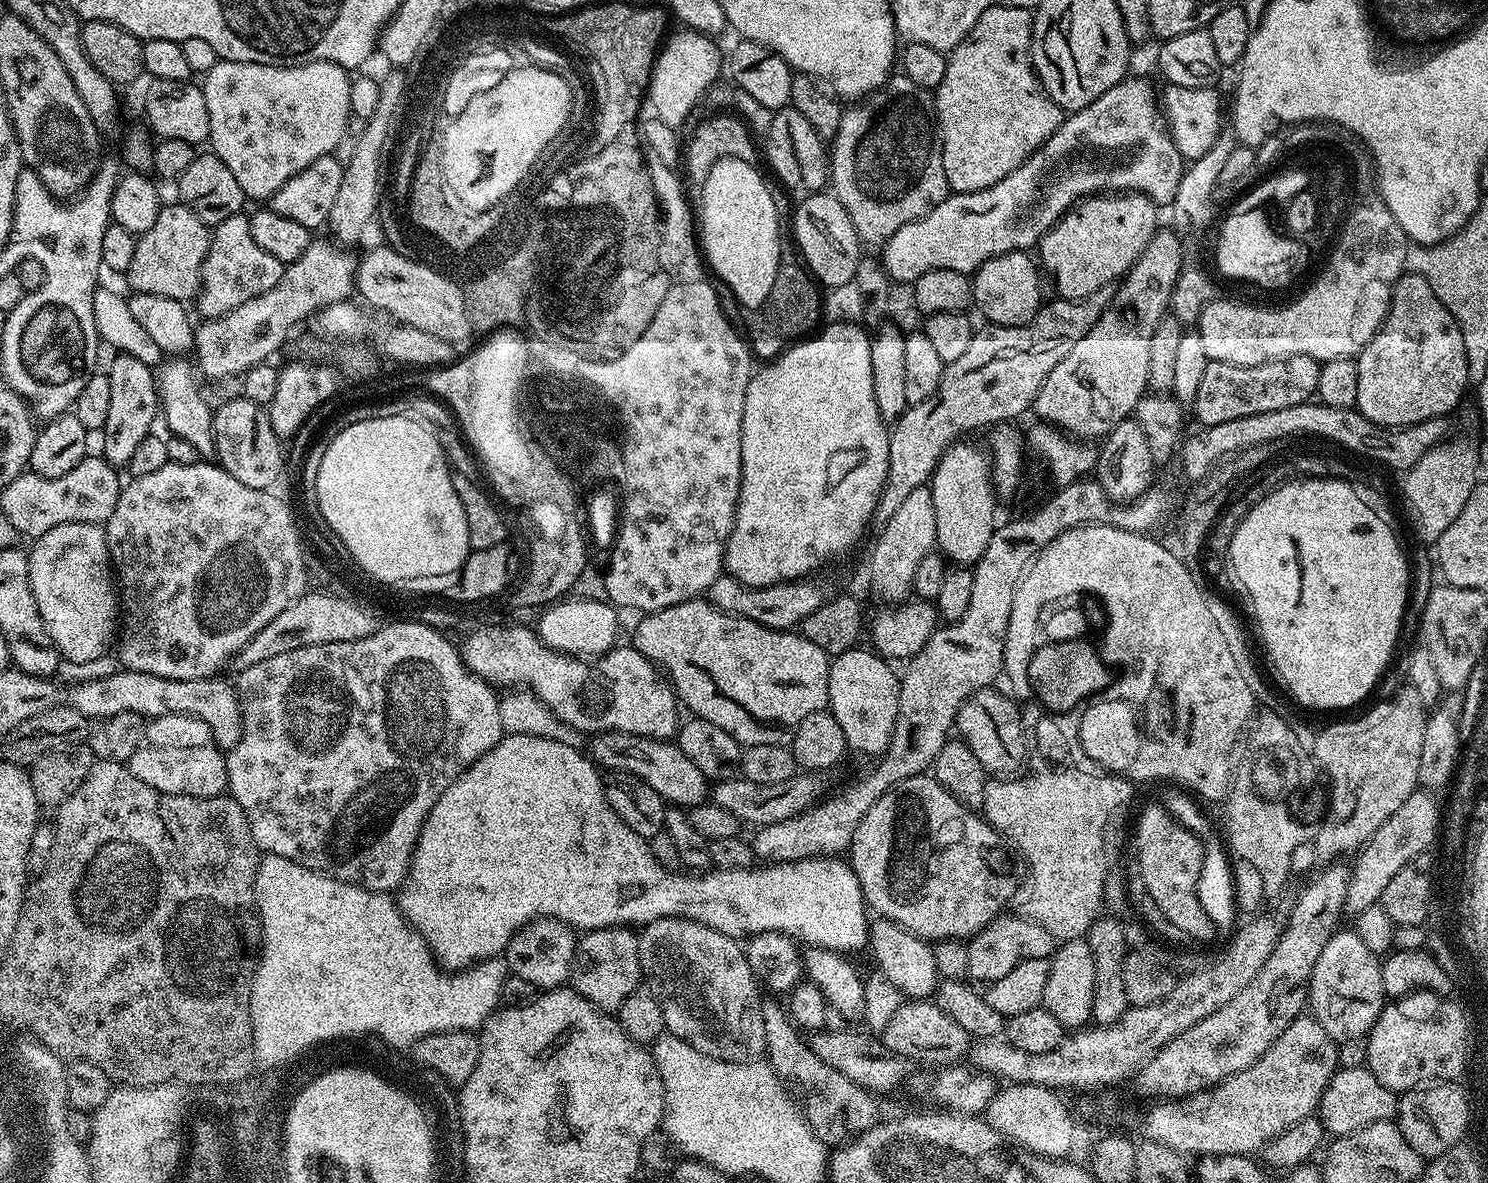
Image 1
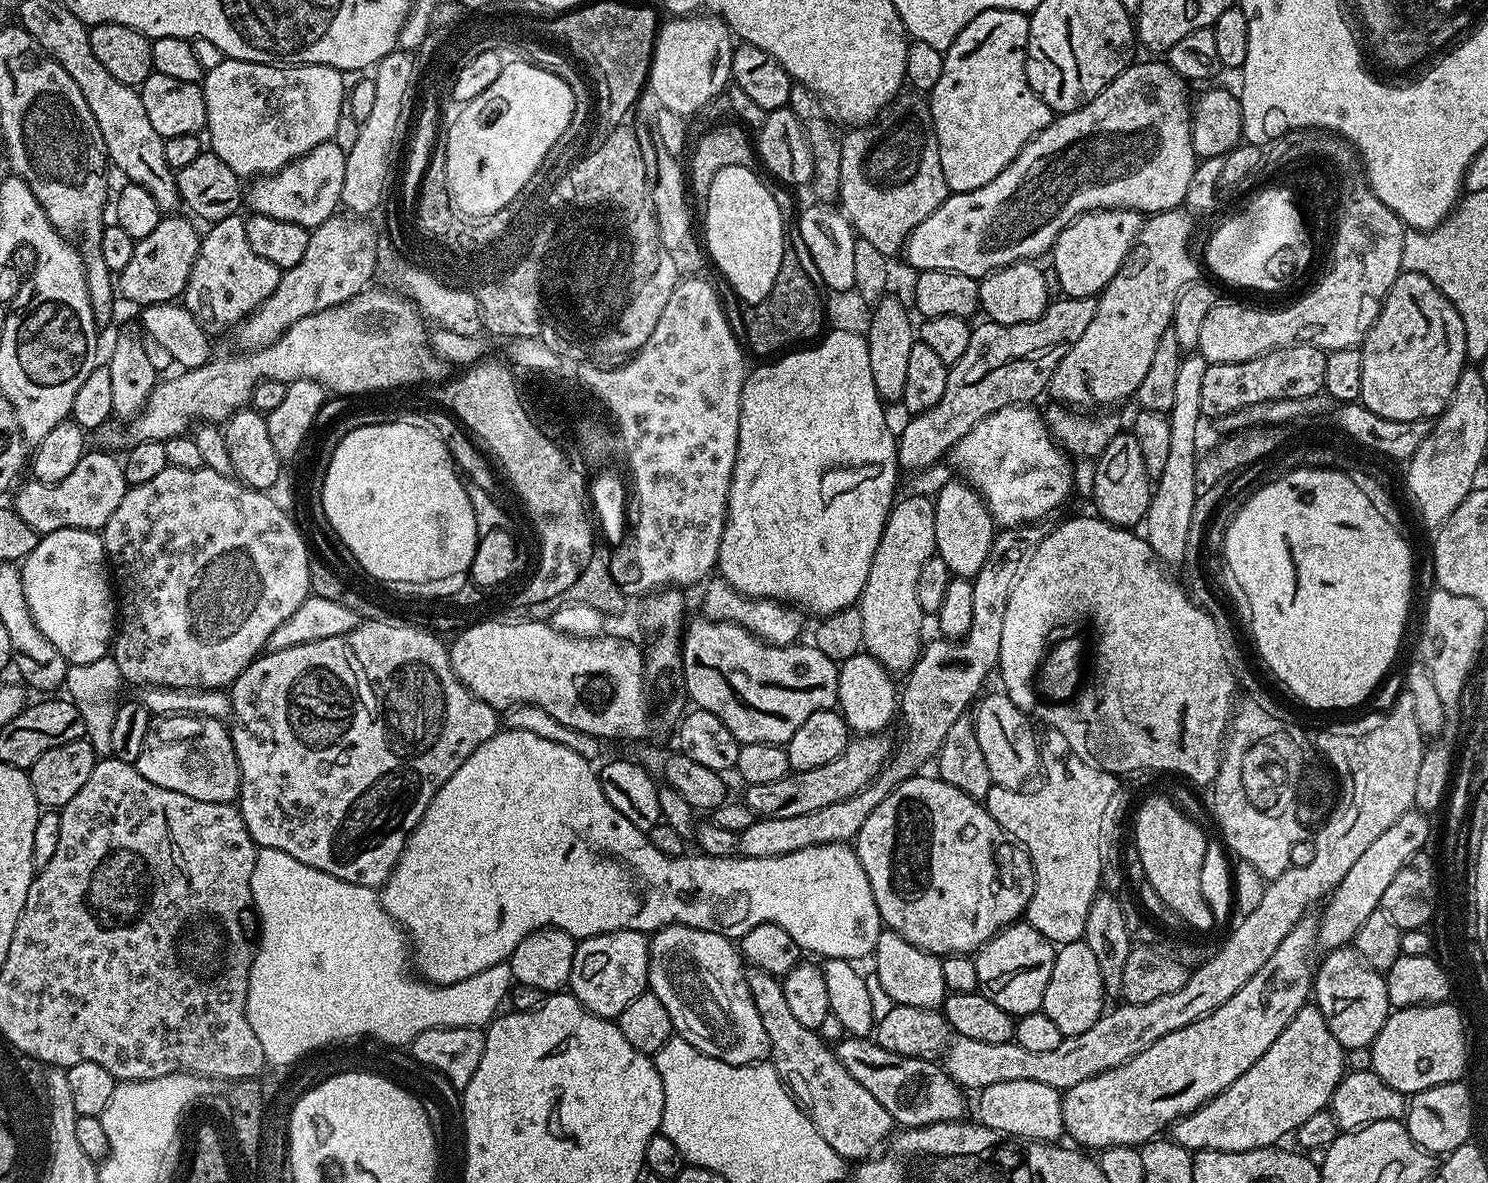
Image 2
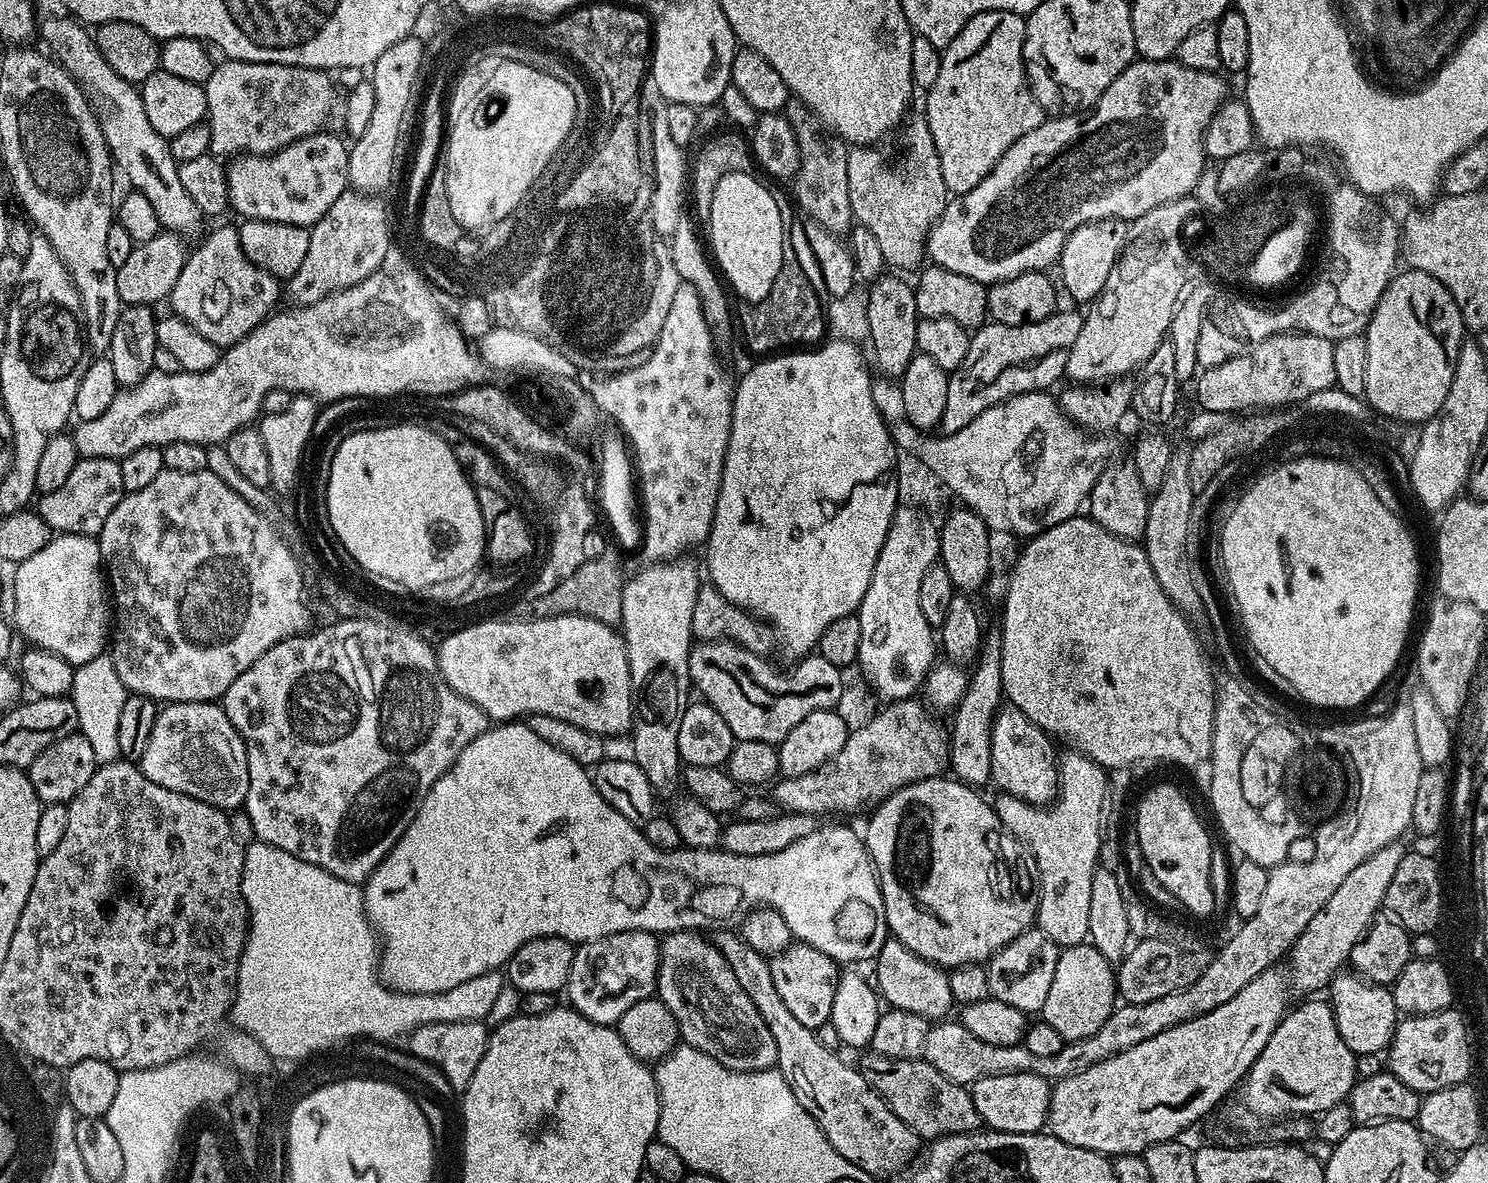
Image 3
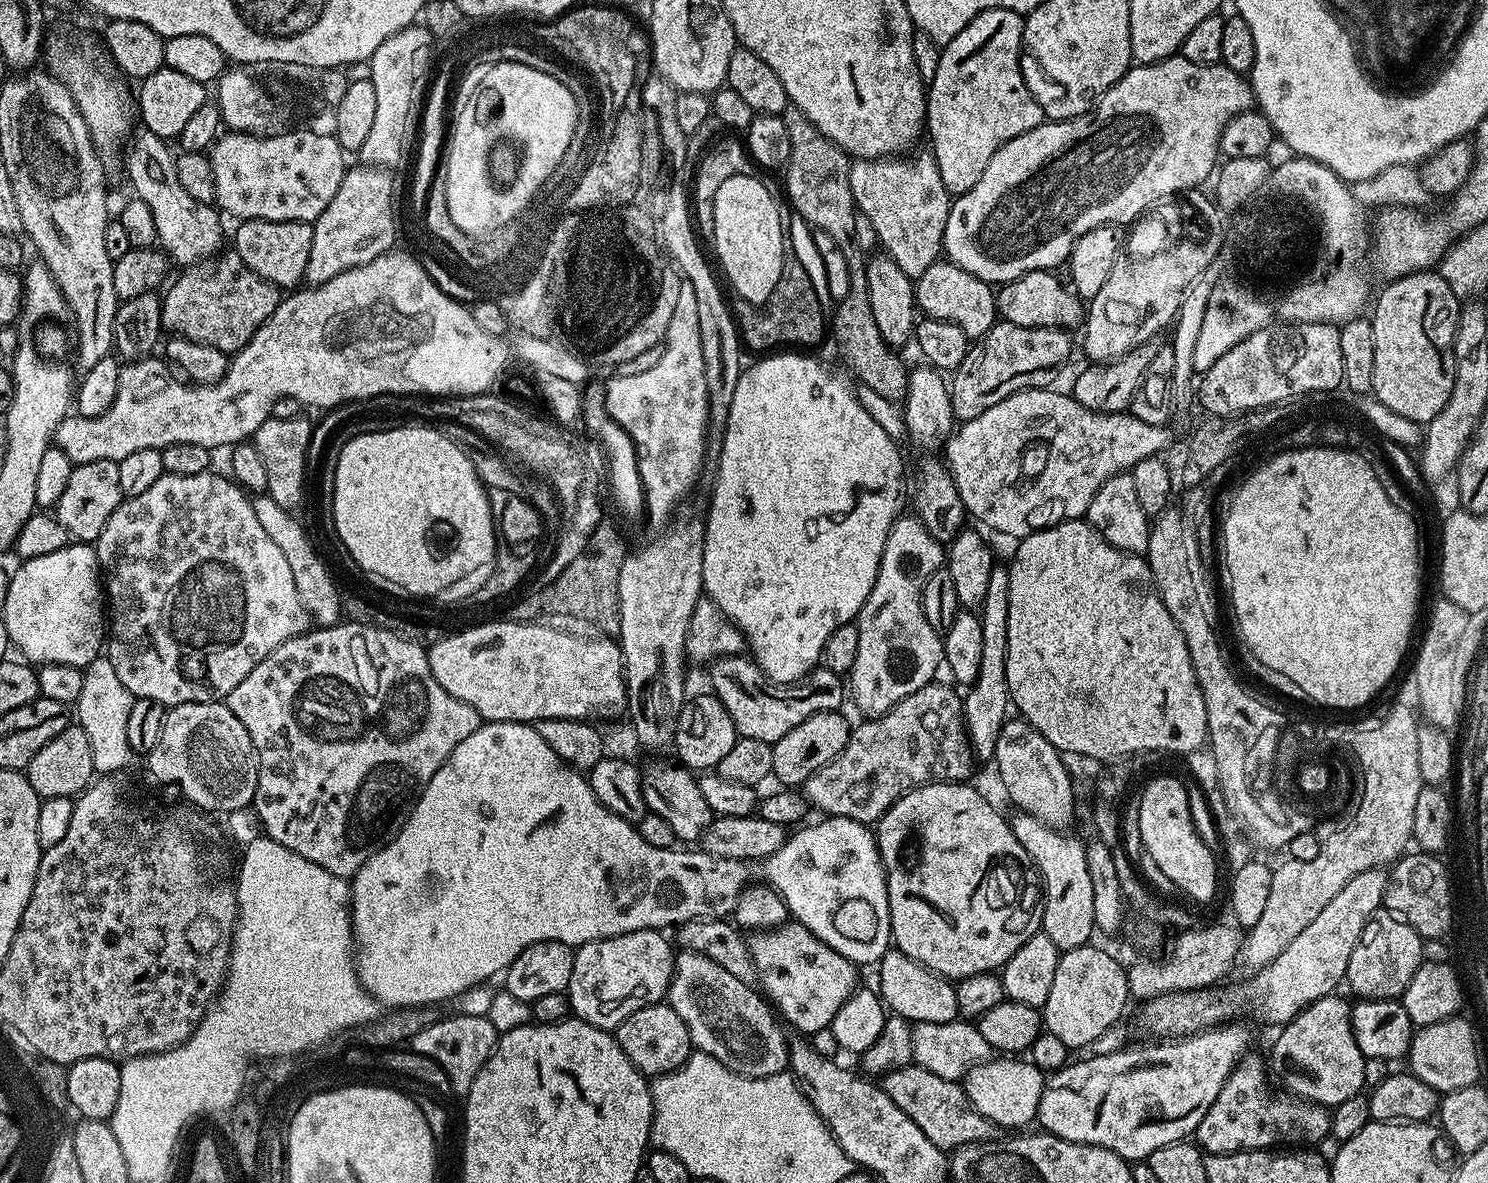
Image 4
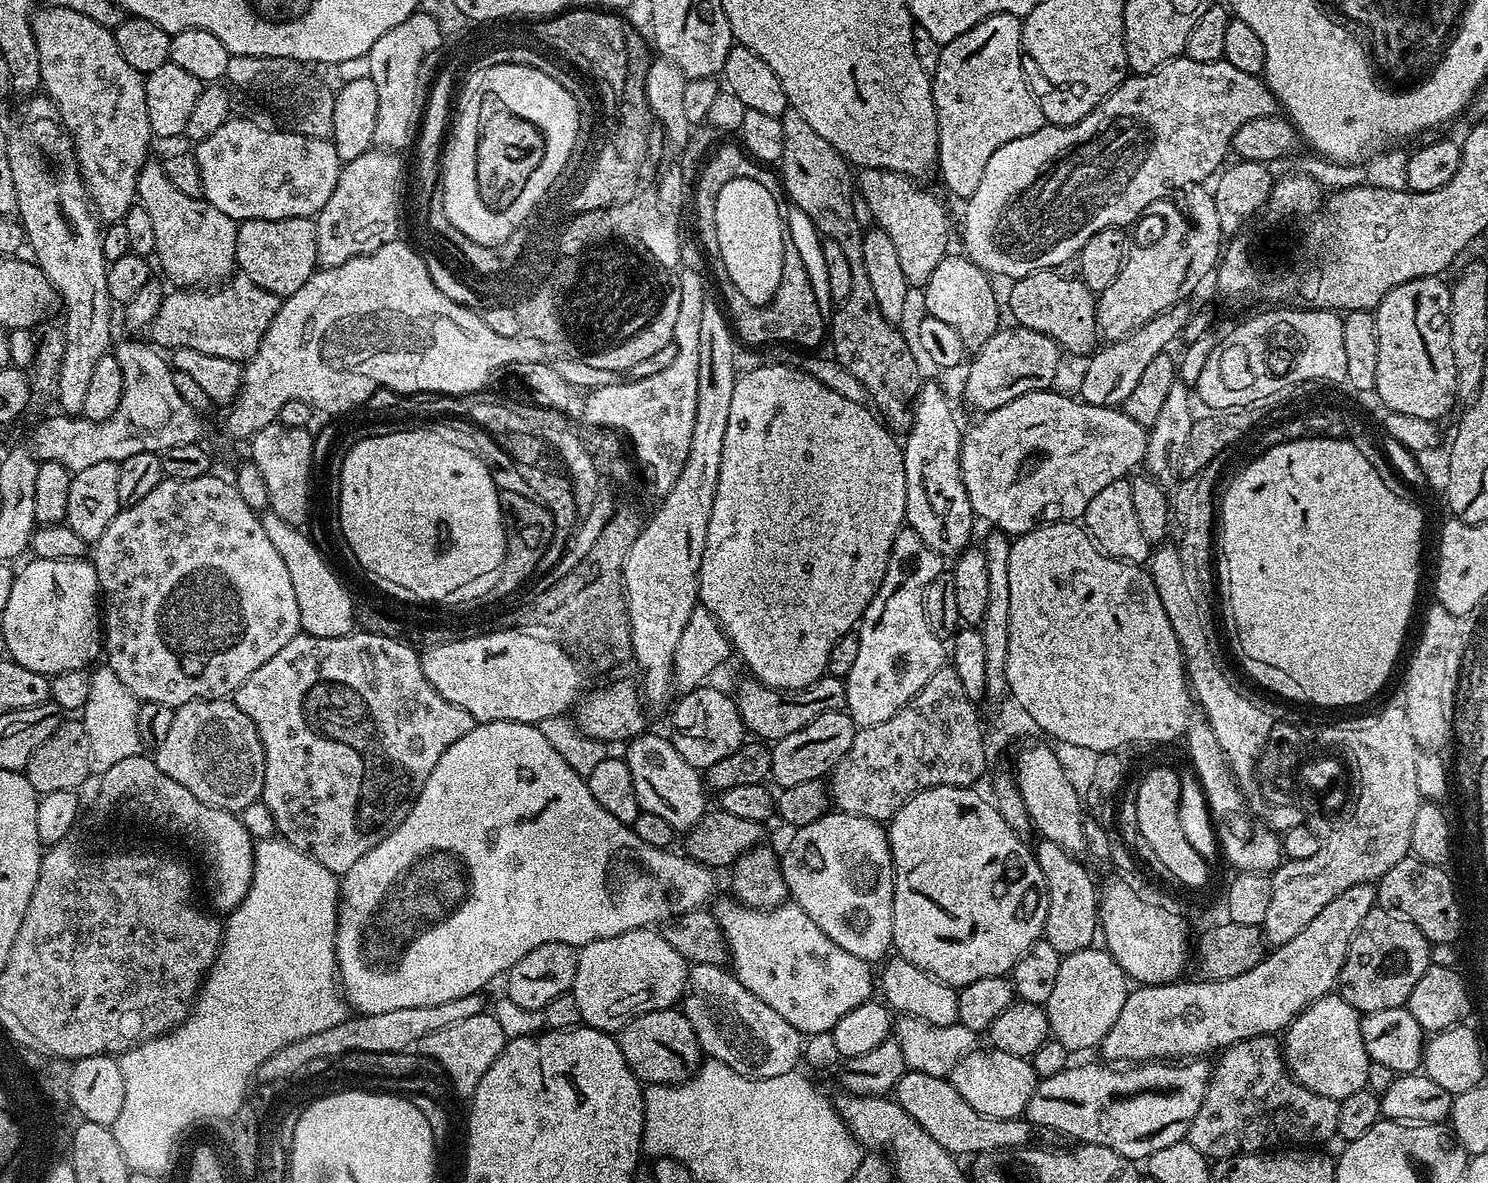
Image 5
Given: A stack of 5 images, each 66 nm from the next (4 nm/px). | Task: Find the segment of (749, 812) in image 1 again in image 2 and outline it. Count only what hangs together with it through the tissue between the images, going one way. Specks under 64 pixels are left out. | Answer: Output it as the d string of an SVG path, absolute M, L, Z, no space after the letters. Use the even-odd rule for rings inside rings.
M888 734L857 735L849 739L848 744L826 766L814 766L814 770L801 772L789 771L788 775L778 778L778 782L749 784L743 790L742 802L750 806L757 818L798 818L810 810L822 810L834 802L842 802L858 794L888 765L888 759L894 751L894 740Z

